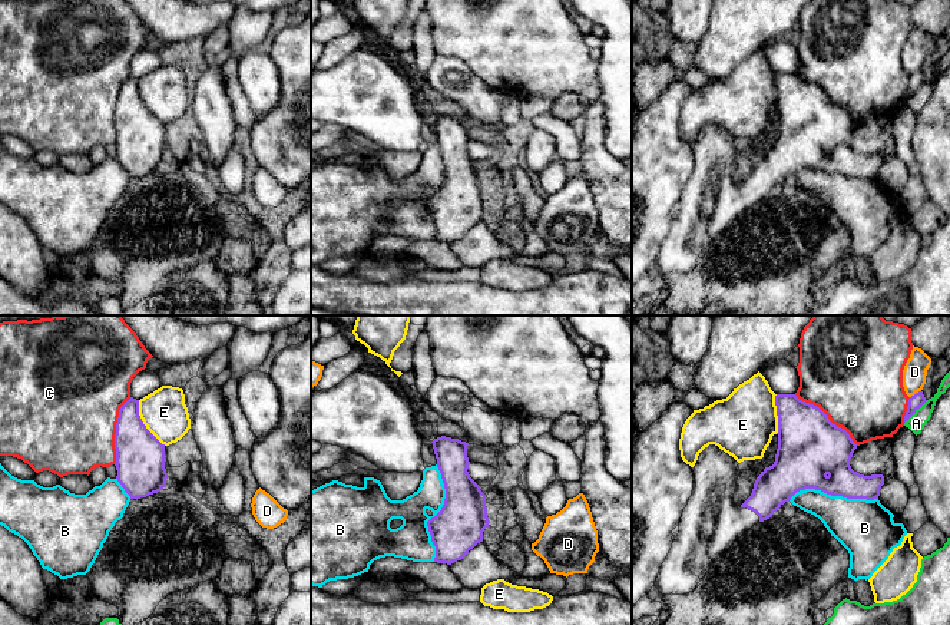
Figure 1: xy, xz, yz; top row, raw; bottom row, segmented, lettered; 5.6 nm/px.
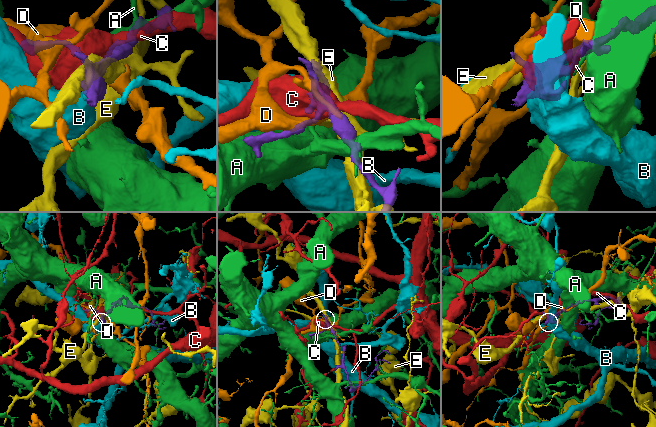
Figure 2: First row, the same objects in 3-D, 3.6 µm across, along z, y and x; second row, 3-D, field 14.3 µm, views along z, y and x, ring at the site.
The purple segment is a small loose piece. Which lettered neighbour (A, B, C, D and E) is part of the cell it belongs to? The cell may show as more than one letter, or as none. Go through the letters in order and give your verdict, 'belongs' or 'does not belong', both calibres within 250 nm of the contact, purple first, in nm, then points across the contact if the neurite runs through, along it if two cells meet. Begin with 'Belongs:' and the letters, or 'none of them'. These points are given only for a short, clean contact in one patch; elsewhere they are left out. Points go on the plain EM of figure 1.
Belongs: none of them
A: does not belong; calibres 80 and 100 nm
B: does not belong; calibres 280 and 220 nm
C: does not belong; calibres 360 and 500 nm
D: does not belong; calibres 80 and 130 nm
E: does not belong; calibres 280 and 260 nm

